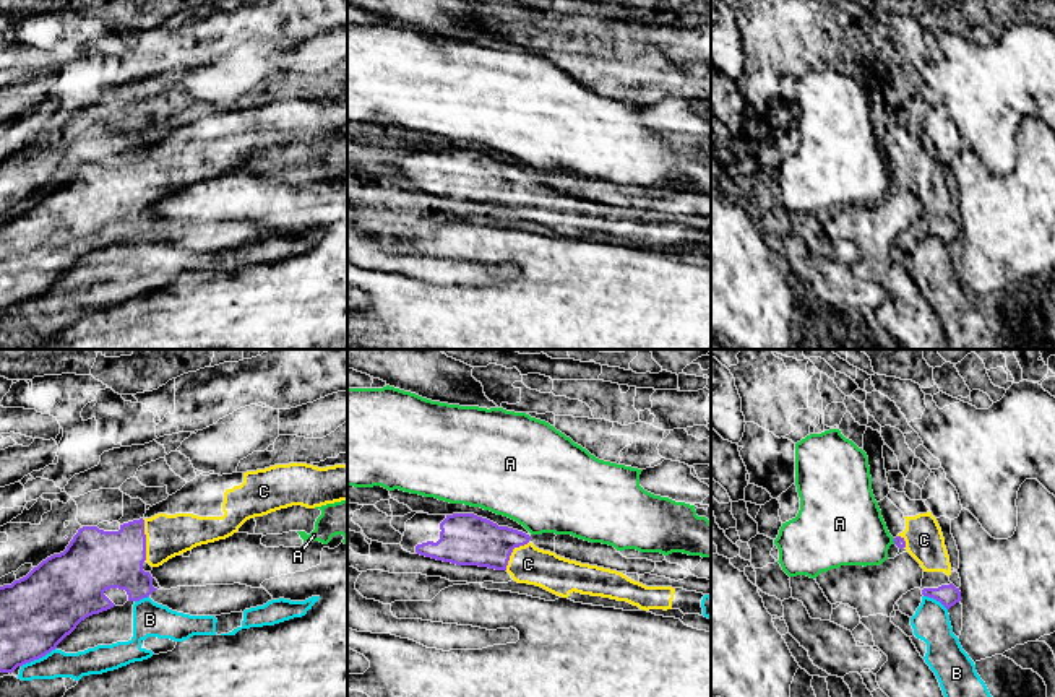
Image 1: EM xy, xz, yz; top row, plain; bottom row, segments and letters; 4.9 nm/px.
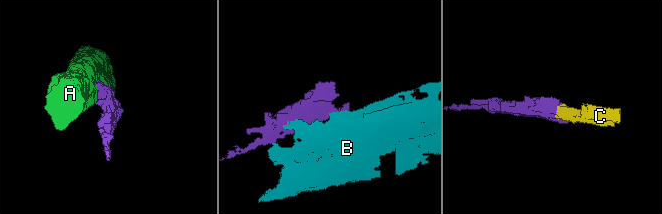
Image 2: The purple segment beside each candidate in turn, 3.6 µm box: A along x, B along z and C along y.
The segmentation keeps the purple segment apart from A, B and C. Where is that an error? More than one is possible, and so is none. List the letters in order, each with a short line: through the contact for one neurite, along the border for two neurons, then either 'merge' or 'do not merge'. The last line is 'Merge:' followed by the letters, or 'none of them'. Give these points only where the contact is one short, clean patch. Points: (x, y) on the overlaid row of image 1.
A: line yz (895, 538), (893, 543); do not merge
B: do not merge
C: merge
Merge: C

